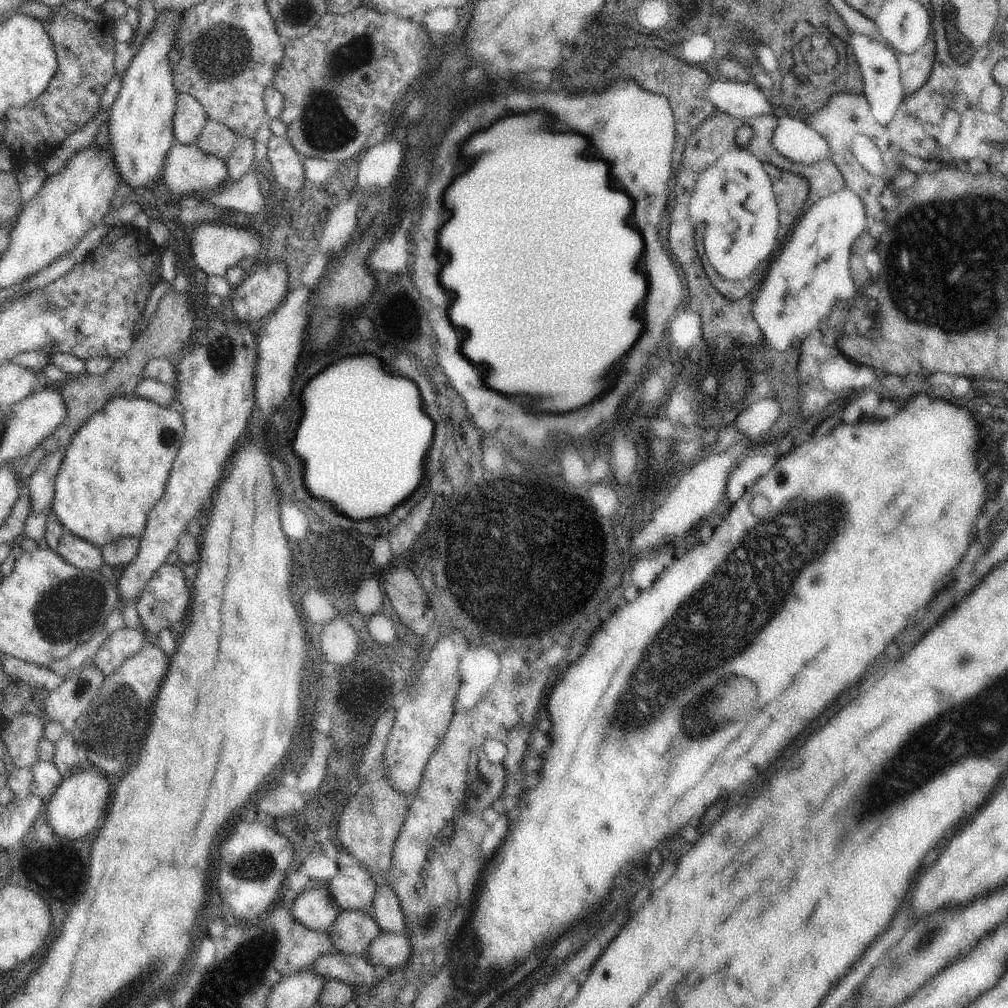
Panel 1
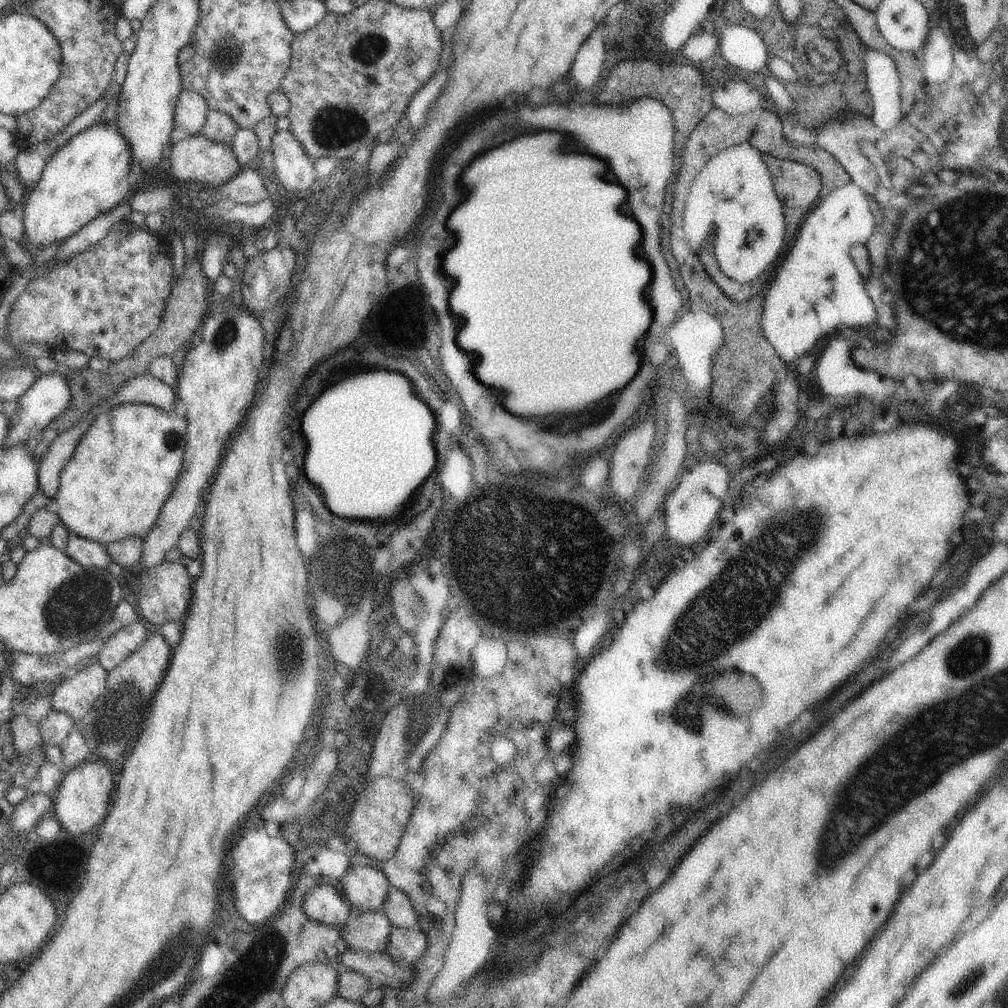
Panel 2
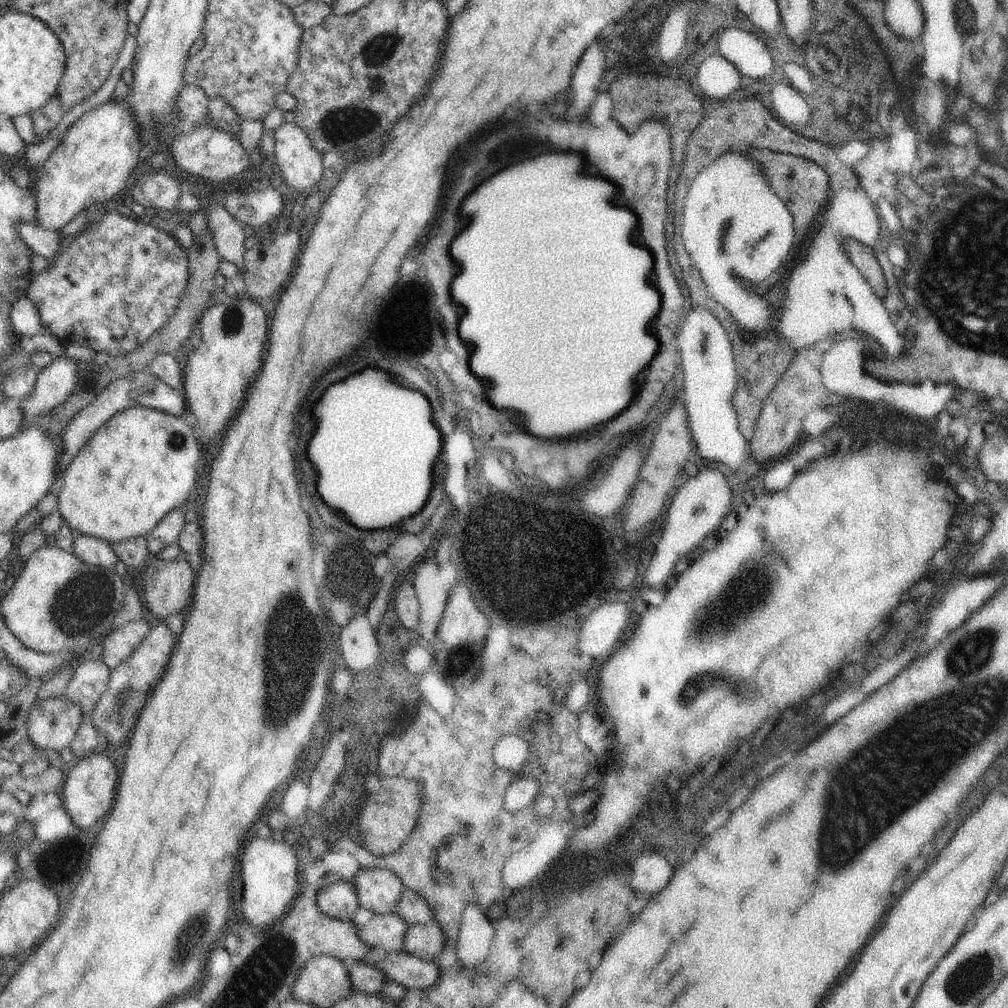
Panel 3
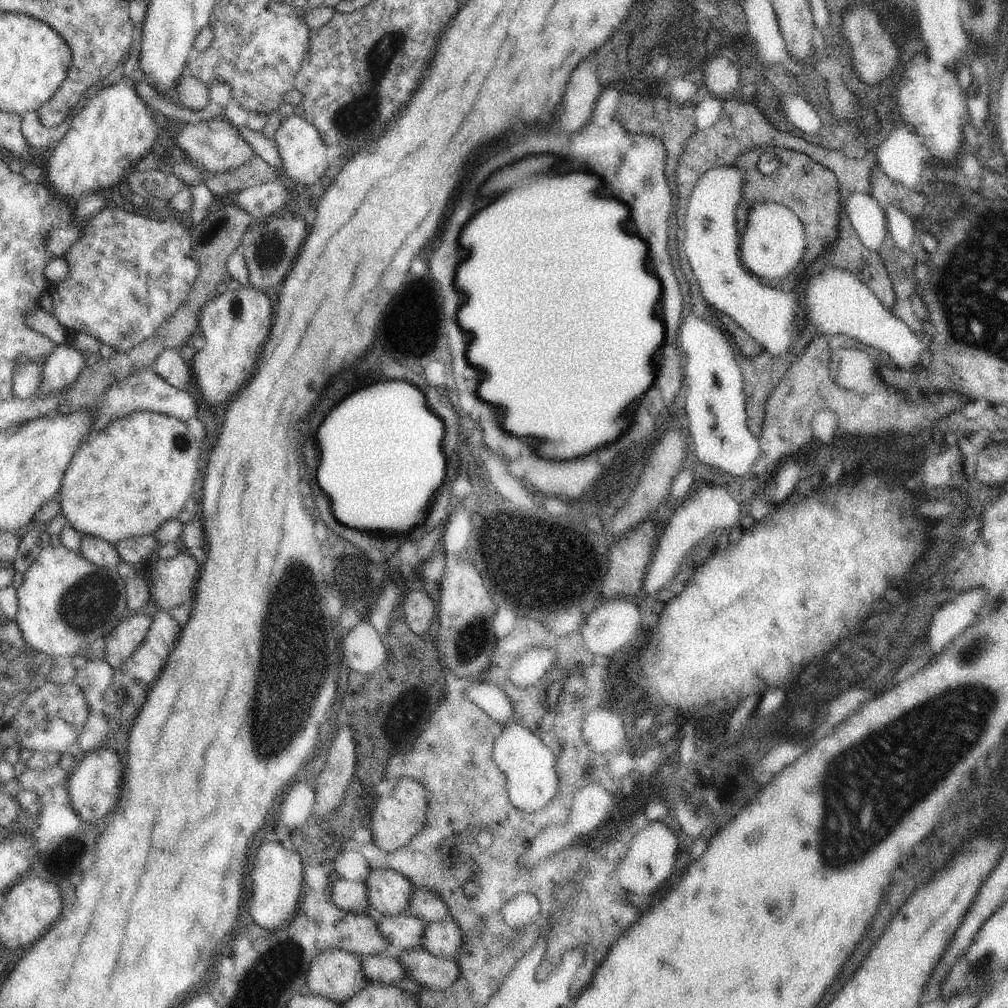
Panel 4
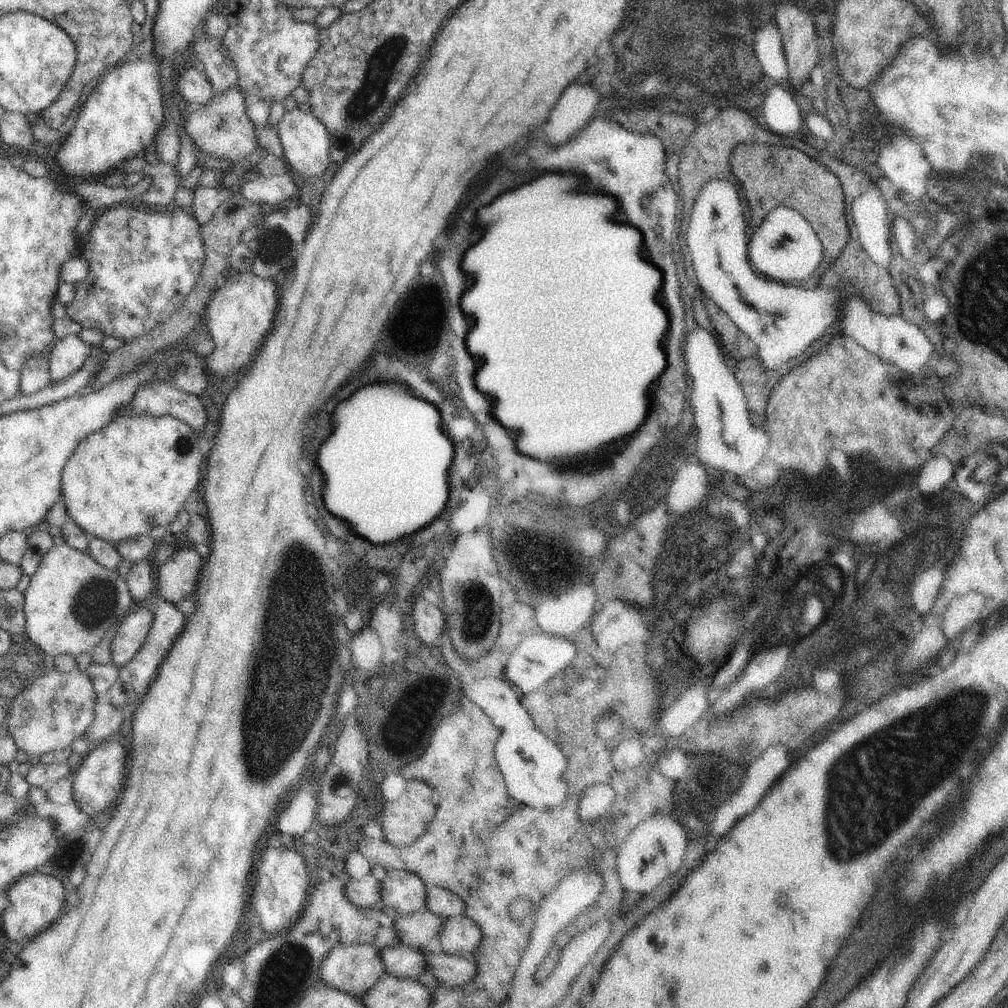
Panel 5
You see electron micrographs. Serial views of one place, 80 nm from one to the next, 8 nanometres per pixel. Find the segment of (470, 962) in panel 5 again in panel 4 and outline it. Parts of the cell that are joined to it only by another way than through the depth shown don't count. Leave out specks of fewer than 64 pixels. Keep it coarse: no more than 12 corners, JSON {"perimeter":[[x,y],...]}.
{"perimeter":[[422,947],[397,959],[424,990],[440,992],[459,977],[456,958]]}

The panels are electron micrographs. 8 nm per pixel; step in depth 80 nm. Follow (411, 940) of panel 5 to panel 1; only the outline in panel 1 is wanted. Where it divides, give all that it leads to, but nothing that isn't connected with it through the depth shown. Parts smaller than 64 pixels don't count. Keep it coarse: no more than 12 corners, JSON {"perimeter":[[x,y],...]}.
{"perimeter":[[343,910],[328,934],[334,951],[362,957],[380,931],[369,911]]}

